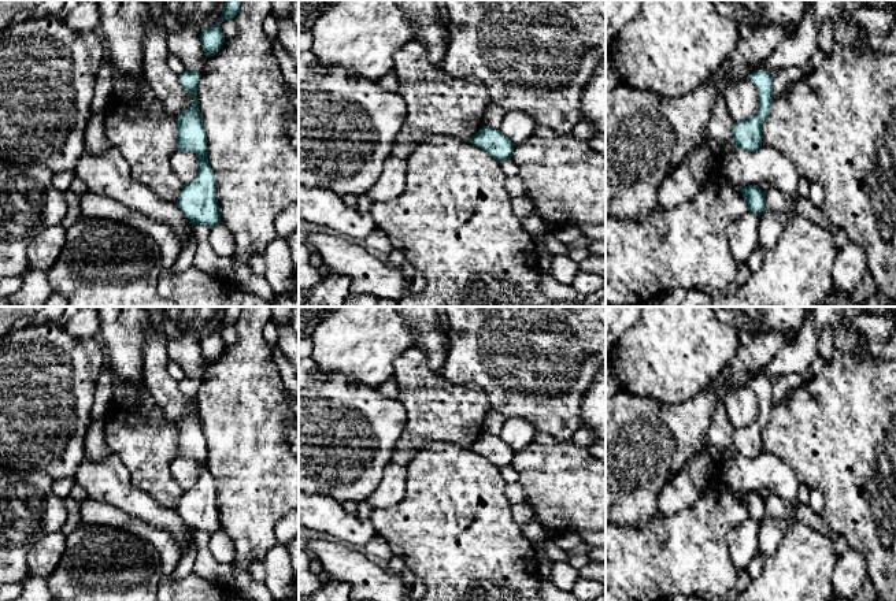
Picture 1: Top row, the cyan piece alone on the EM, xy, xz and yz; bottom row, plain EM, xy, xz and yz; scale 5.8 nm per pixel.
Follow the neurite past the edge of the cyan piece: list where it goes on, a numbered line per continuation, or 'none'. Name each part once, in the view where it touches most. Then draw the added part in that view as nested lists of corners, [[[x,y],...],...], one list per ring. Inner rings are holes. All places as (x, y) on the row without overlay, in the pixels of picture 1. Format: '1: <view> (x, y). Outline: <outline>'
none

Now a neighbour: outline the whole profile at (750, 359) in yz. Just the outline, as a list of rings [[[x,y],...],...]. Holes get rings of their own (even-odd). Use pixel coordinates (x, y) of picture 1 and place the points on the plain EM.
[[[770,331],[755,334],[748,345],[741,345],[729,363],[729,378],[723,398],[726,400],[732,390],[748,385],[754,375],[764,368],[786,344],[789,341],[785,334]]]

